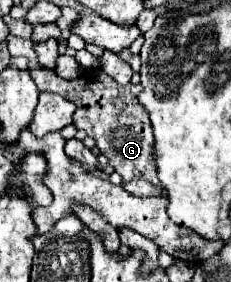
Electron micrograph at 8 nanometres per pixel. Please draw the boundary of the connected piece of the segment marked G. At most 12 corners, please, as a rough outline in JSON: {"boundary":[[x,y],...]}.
{"boundary":[[102,70],[64,80],[30,74],[40,92],[76,104],[74,126],[96,140],[124,182],[162,186],[140,86]]}

